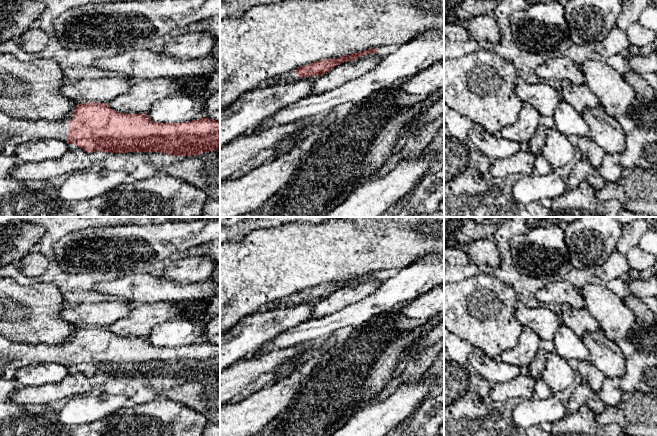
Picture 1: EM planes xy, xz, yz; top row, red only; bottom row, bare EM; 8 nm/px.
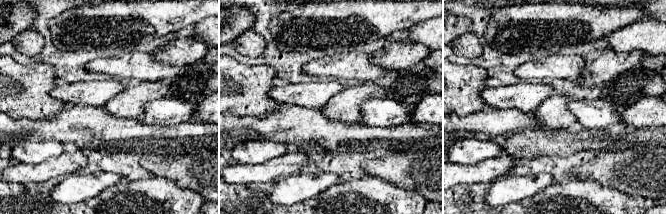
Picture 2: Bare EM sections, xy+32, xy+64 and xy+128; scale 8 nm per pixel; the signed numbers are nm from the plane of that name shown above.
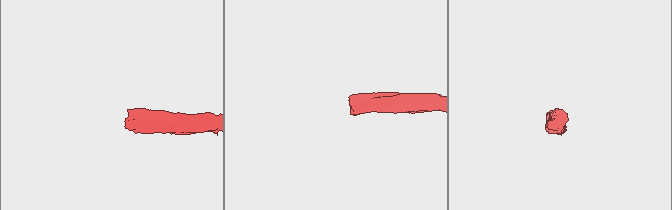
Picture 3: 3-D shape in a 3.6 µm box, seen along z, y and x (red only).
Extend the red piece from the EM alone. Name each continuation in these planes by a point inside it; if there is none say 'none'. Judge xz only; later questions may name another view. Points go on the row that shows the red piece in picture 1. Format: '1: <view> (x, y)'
1: xz (290, 76)

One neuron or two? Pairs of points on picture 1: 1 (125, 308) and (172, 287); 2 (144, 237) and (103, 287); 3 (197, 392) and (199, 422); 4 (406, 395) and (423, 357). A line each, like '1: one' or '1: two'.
1: two
2: two
3: two
4: two

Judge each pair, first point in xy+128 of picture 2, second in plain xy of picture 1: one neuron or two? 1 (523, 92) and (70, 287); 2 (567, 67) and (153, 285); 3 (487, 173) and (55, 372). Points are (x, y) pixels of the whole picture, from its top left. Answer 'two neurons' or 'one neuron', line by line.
1: two neurons
2: one neuron
3: two neurons

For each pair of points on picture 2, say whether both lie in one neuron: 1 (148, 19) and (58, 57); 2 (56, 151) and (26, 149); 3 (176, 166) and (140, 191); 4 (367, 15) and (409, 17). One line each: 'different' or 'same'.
1: same
2: same
3: different
4: same

